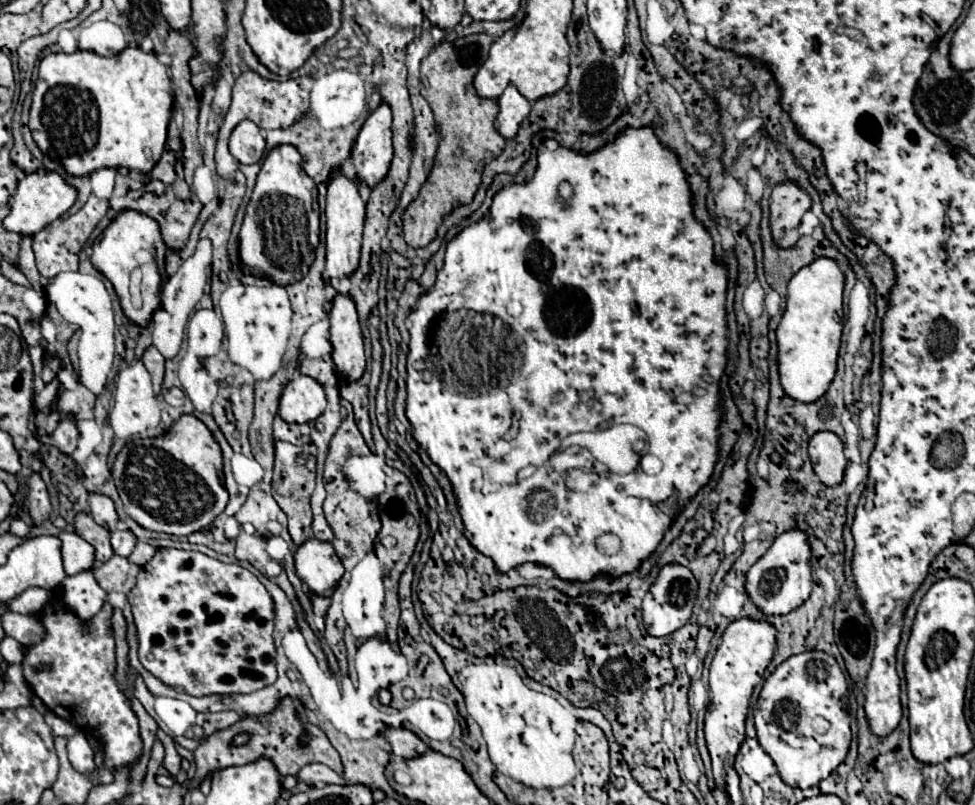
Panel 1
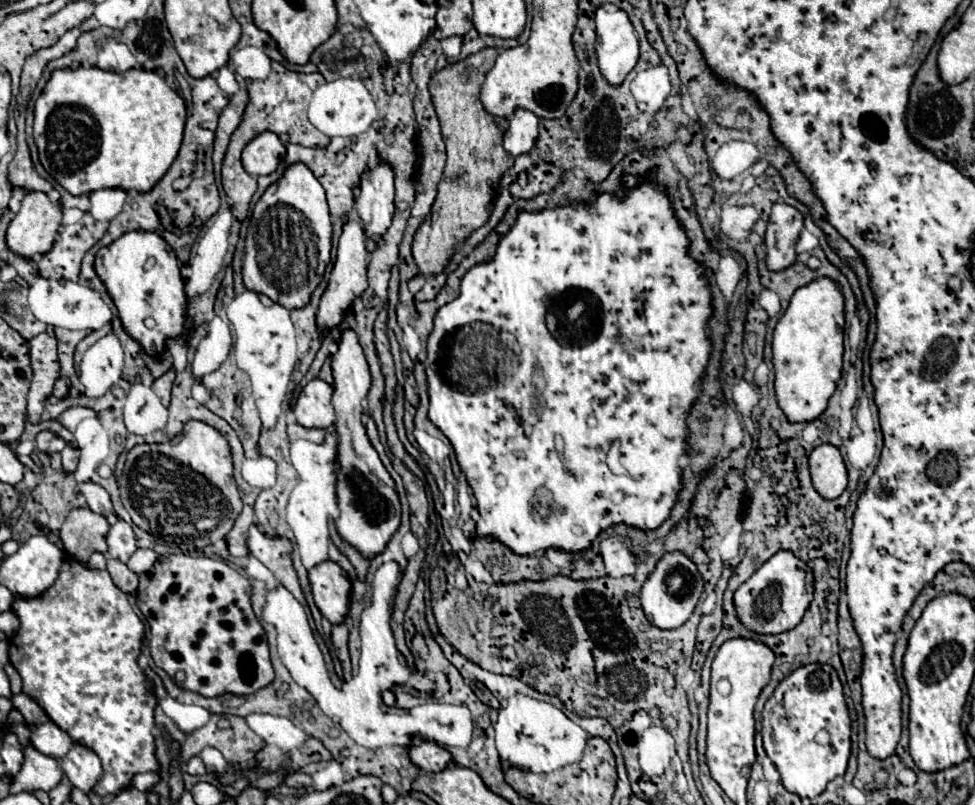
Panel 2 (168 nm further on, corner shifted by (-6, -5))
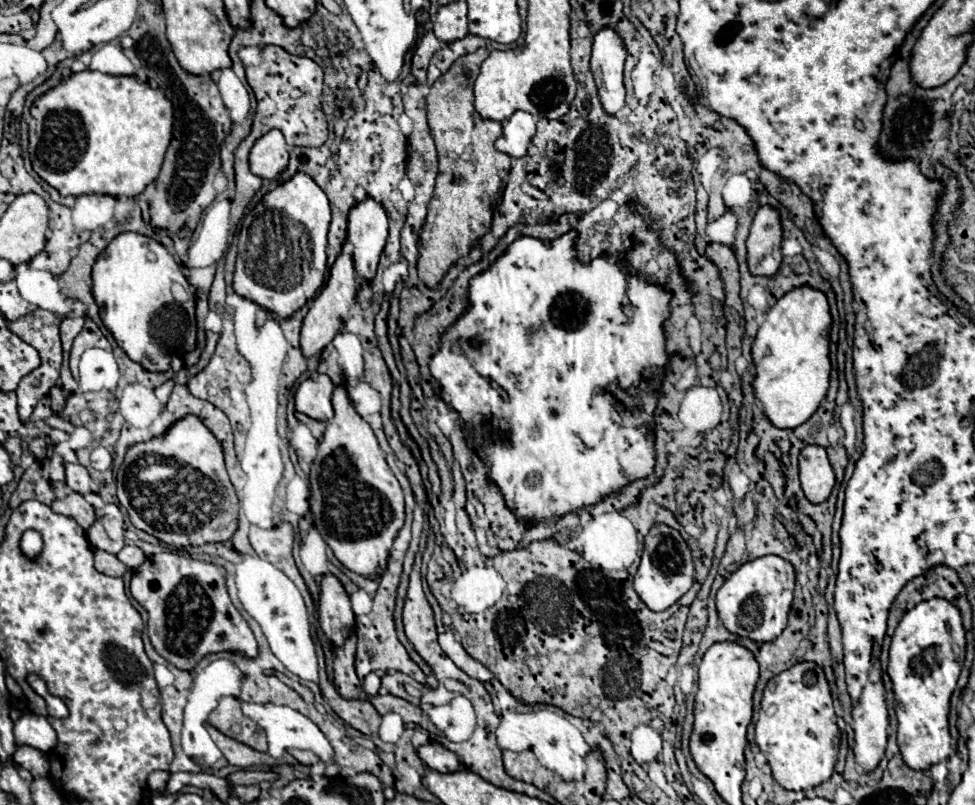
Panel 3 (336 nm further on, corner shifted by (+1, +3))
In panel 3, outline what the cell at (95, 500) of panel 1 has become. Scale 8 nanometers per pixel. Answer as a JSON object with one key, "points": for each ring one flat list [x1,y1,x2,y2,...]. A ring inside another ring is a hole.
{"points":[[66,464,66,484,80,494,92,492,92,478,80,464]]}

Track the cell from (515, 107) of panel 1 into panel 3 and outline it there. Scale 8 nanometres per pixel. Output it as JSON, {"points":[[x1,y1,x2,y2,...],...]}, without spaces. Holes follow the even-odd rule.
{"points":[[514,112,502,122,504,134,496,140,496,148,512,158,520,158,528,152,530,140,536,134,536,118,528,112]]}

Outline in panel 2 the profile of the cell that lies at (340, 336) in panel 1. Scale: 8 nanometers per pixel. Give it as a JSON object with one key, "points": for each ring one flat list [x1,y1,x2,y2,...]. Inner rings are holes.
{"points":[[343,330,339,340,339,350,331,362,333,378,335,378,335,394,333,406,337,416,337,442,339,442,339,470,337,470,337,504,341,510,339,520,335,522,337,532,343,540,347,540,355,550,359,550,365,558,371,558,385,550,389,538,399,528,401,522,401,504,393,486,393,480,385,466,381,464,375,448,371,446,365,426,361,424,361,402,367,396,371,386,369,364,365,360,359,338,353,330]]}

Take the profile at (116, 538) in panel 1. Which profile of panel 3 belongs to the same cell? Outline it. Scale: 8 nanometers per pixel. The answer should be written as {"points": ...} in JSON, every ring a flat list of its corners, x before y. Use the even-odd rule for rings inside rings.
{"points":[[106,504,96,510,98,520,86,532,90,542,96,548,102,548,110,554,118,554,124,548,124,516,116,504]]}

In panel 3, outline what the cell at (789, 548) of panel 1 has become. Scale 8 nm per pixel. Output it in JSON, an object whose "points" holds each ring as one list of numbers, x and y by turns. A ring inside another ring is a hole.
{"points":[[762,556,740,566,716,592,716,610,720,622,732,634,754,642,770,642,786,628,794,596,794,568,780,556]]}

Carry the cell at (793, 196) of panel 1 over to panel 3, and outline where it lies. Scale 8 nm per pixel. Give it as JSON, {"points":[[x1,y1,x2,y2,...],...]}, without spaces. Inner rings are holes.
{"points":[[762,206,754,216,750,234,746,238,748,270,754,276,774,276,778,272,782,262,780,242,782,242,780,216,774,208]]}

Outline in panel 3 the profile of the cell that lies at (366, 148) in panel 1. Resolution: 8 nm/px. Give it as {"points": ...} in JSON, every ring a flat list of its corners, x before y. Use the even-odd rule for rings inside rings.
{"points":[[372,198,356,204,348,214,348,240,352,242,354,268,364,282,376,276,378,258,388,238,388,216]]}

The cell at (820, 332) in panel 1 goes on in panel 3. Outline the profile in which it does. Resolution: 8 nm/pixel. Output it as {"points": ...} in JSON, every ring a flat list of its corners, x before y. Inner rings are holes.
{"points":[[808,286,794,288,768,310,752,344,752,362,756,370,752,390,772,426,792,430,804,424,824,400,830,378,830,322,826,296]]}

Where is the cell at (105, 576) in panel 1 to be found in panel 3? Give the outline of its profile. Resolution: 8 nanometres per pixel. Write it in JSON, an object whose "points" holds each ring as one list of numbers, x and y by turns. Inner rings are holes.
{"points":[[104,550,94,552,94,568,106,576,122,576,126,572,126,566,114,554]]}

